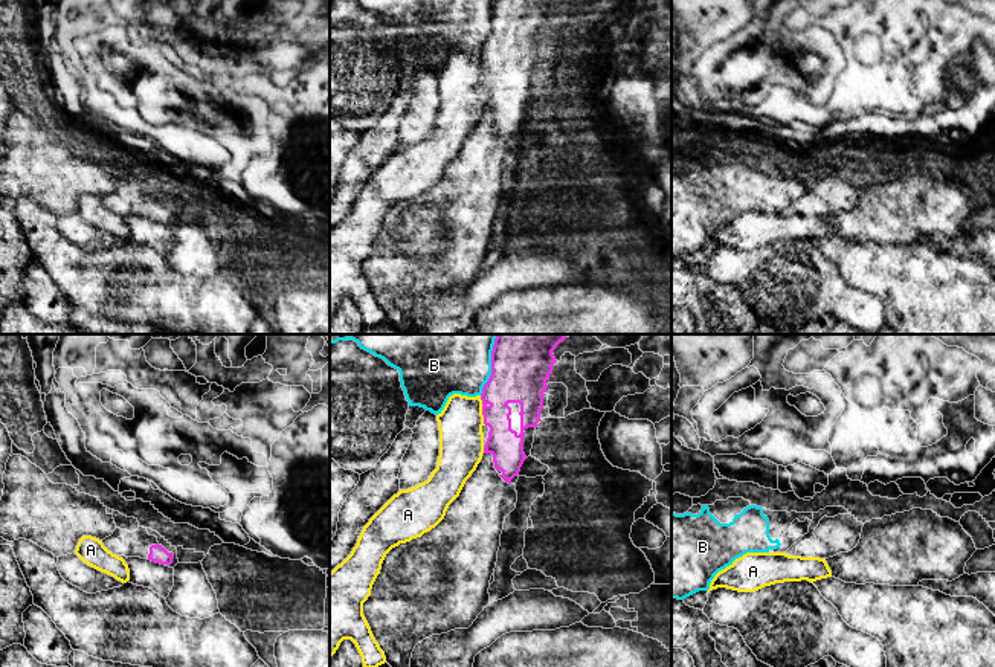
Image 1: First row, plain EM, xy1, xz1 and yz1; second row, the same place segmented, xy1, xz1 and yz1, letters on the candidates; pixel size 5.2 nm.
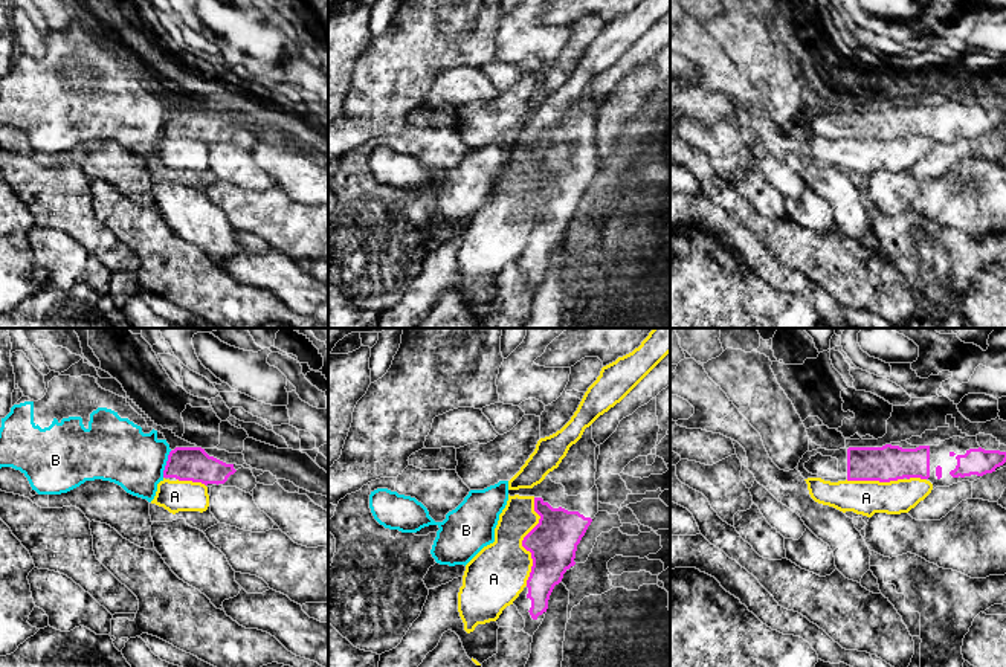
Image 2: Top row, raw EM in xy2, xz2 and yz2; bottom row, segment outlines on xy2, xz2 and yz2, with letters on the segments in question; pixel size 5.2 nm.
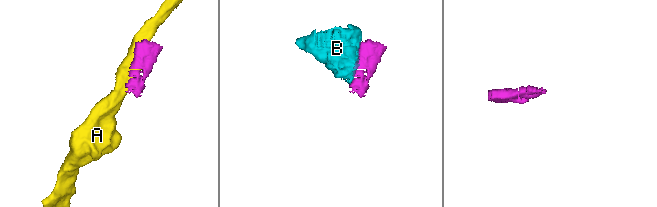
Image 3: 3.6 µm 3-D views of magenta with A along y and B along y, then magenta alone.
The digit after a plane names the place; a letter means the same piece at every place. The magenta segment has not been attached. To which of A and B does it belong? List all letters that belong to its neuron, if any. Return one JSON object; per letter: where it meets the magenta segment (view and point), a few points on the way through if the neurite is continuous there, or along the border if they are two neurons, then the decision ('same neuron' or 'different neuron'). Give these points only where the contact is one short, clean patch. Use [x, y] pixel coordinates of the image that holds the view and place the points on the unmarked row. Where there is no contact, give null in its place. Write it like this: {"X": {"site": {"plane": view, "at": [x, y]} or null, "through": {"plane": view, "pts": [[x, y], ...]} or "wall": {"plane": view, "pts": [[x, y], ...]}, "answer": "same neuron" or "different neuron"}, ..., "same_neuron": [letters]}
{"A": {"site": {"plane": "xz2", "at": [522, 200]}, "answer": "different neuron"}, "B": {"site": {"plane": "xz1", "at": [492, 26]}, "wall": {"plane": "xz1", "pts": [[495, 0], [490, 35], [479, 52]]}, "answer": "different neuron"}, "same_neuron": []}

